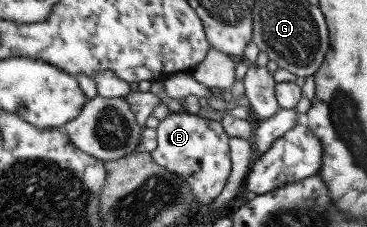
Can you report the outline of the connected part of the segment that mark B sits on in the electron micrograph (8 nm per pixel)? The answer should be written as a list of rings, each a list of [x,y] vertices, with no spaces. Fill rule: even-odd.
[[[172,112],[159,122],[158,146],[152,156],[159,165],[169,169],[191,186],[197,206],[210,205],[227,187],[232,175],[230,135],[221,121],[204,119],[187,112]]]

